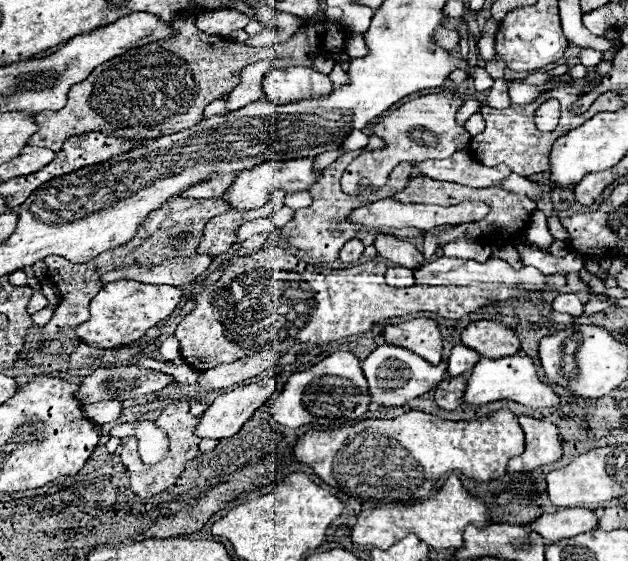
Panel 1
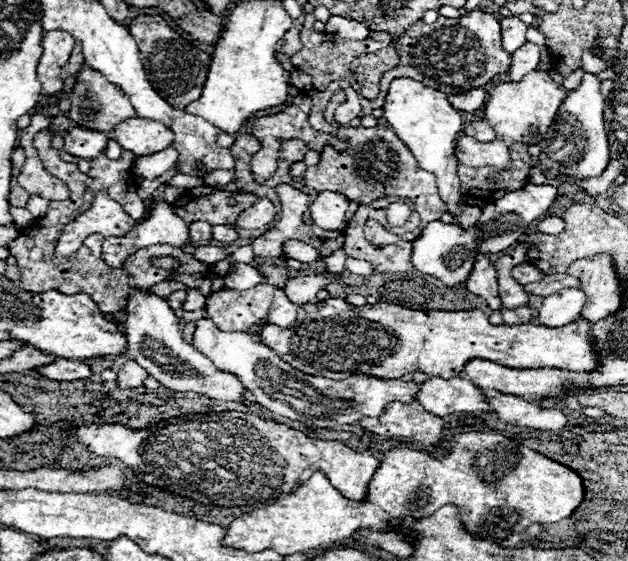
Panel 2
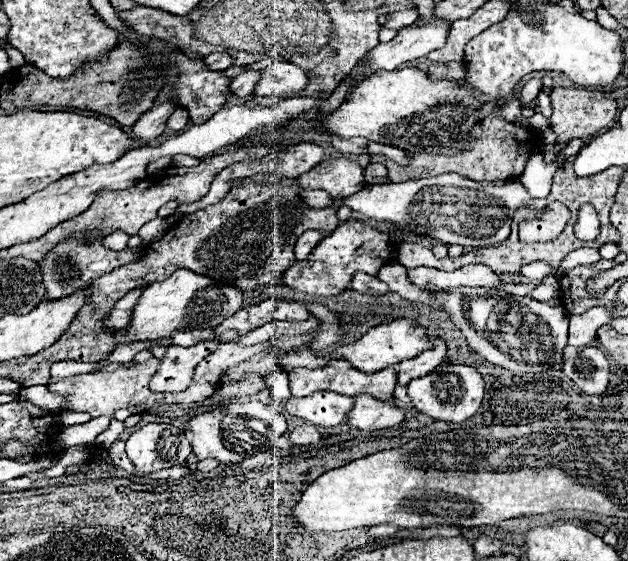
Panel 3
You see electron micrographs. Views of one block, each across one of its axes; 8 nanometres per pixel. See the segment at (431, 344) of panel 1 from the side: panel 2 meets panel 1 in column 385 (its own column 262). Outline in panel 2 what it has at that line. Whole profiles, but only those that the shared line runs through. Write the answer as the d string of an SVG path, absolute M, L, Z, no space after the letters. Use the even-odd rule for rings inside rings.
M328 298L298 308L296 326L280 330L266 324L260 328L262 342L278 352L292 368L344 380L354 374L376 378L400 378L404 374L424 372L426 376L454 378L468 360L482 358L510 368L560 368L570 372L588 372L598 366L598 356L590 342L590 322L576 318L562 328L546 328L540 324L494 326L480 310L408 310L396 304L348 306L344 298Z

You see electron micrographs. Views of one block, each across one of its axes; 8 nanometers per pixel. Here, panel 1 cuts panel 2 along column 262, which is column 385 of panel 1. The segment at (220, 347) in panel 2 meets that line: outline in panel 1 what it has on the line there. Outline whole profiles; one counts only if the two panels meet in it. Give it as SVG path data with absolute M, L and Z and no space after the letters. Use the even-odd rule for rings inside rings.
M384 344L378 346L364 362L362 362L362 370L364 376L368 380L368 388L370 388L370 396L372 402L378 406L404 406L410 400L430 392L432 388L436 388L442 380L447 369L447 359L443 359L438 366L432 366L430 362L426 362L424 358L400 348L400 346L392 346L392 344Z

